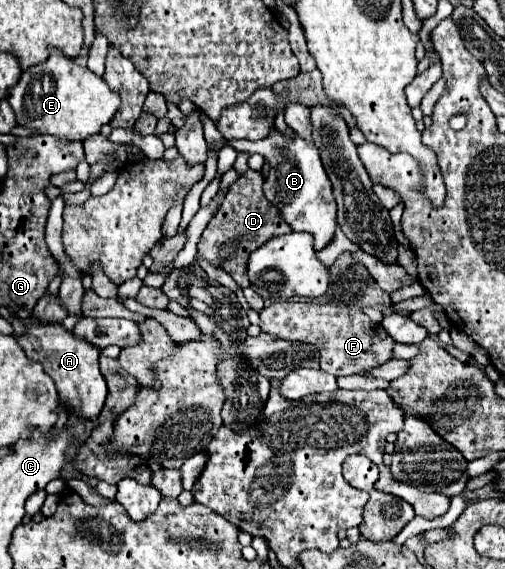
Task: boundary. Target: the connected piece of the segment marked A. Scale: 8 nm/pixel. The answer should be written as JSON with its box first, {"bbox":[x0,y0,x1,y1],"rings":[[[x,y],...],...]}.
{"bbox":[18,317,106,419],"rings":[[[30,317],[24,319],[28,325],[28,333],[18,337],[18,345],[24,349],[26,357],[30,361],[42,363],[44,371],[52,377],[58,389],[58,399],[60,403],[66,405],[66,409],[82,419],[98,419],[104,399],[106,399],[106,381],[98,369],[98,357],[100,349],[84,343],[82,339],[76,339],[70,331],[66,331],[62,325],[42,325],[34,323]]]}

